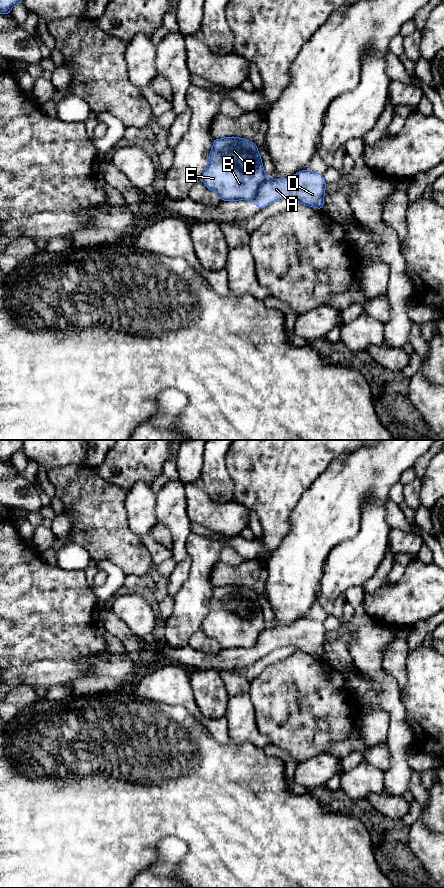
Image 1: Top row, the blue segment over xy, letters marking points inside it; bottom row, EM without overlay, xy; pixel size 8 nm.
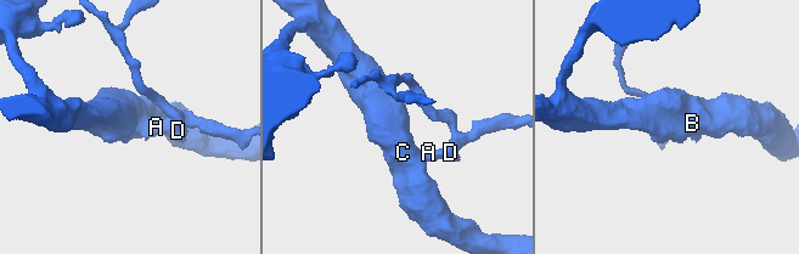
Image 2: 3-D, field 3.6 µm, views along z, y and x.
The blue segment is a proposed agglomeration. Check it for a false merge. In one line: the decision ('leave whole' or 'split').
split

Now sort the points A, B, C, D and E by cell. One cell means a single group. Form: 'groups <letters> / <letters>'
groups A D / B C E

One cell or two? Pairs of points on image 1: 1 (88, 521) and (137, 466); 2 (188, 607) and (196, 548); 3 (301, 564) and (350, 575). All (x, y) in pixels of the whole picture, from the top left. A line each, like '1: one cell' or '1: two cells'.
1: two cells
2: one cell
3: two cells

